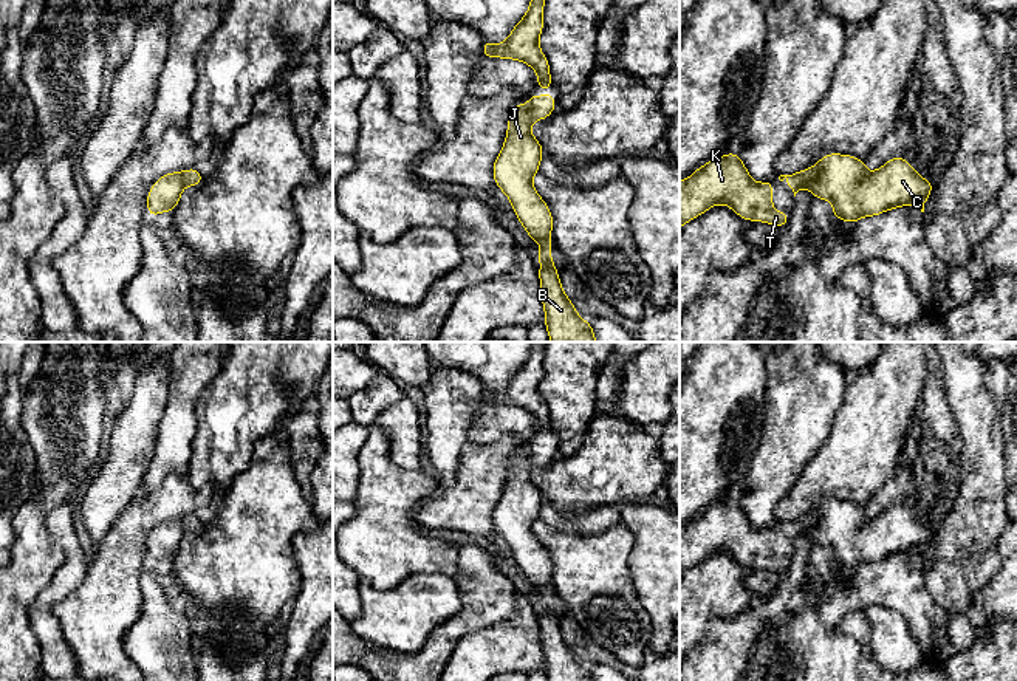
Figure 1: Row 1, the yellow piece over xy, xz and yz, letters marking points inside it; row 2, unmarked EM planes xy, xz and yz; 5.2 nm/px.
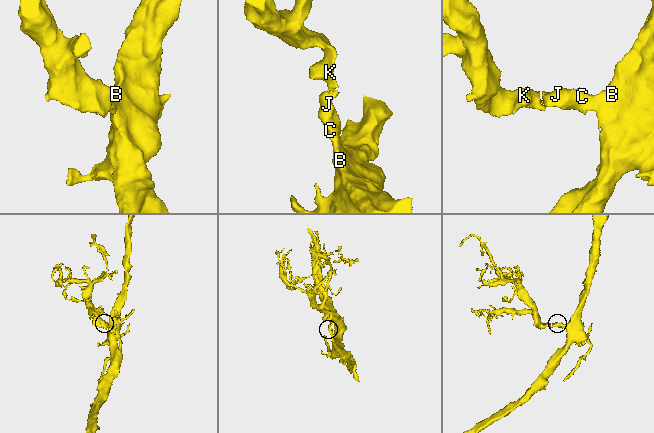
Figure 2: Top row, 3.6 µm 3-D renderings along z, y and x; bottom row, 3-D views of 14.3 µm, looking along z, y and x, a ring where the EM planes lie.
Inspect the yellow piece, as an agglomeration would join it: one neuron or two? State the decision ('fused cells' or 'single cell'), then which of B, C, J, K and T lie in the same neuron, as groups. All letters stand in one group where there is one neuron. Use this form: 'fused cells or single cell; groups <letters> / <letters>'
single cell; groups B C J K T

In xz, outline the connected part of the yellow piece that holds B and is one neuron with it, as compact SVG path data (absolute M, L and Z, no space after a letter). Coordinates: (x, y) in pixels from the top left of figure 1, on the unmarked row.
M528 441L529 450L514 452L508 461L505 491L492 512L495 531L509 545L519 568L531 587L543 594L537 599L540 644L548 681L594 681L591 670L577 662L577 656L562 638L562 630L551 605L553 562L532 532L539 520L543 494L531 480L531 471L554 460L556 446Z

